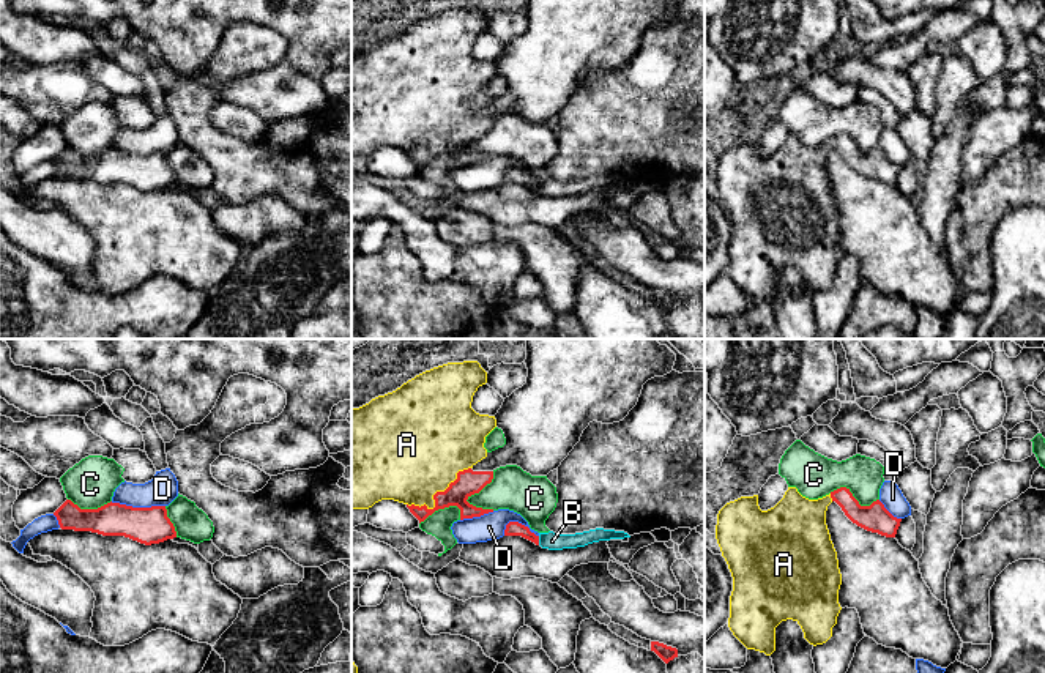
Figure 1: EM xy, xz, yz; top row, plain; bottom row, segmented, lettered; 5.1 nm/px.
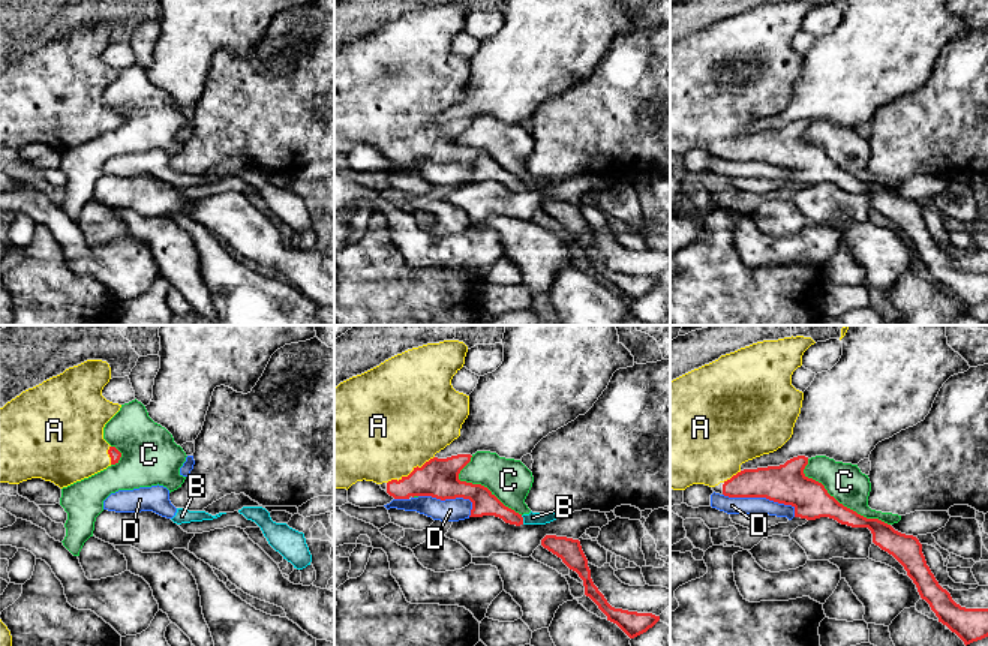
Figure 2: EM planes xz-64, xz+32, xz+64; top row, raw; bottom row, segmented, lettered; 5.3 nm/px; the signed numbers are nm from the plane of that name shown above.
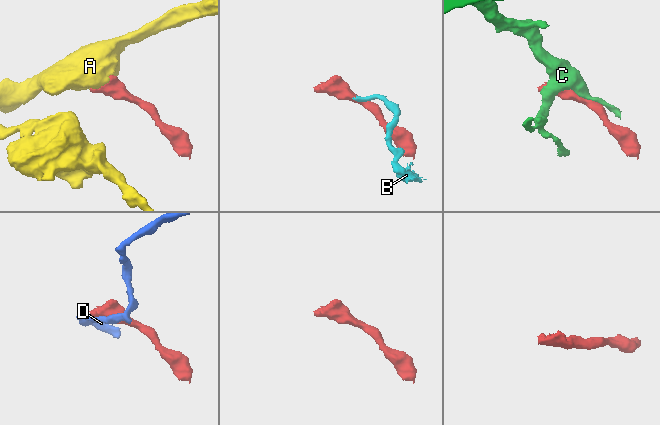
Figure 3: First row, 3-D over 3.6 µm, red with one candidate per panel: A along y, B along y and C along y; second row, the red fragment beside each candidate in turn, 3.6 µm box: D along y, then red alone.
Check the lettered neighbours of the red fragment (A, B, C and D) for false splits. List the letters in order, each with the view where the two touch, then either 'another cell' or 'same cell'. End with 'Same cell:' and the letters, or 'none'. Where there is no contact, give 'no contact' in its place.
A: xz | same cell
B: xz | another cell
C: xz | another cell
D: xy | another cell
Same cell: A

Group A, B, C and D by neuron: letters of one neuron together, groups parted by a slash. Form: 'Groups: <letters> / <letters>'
Groups: A / B D / C

